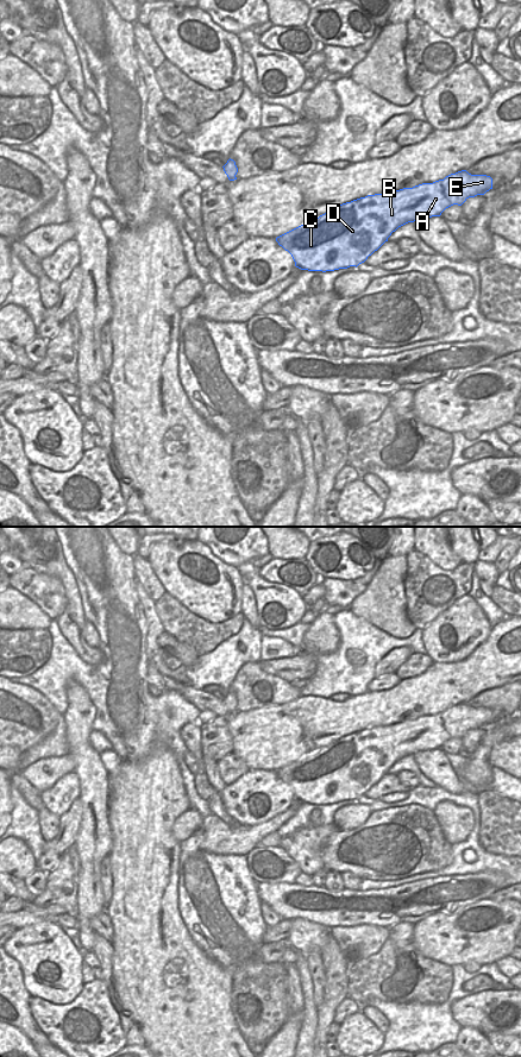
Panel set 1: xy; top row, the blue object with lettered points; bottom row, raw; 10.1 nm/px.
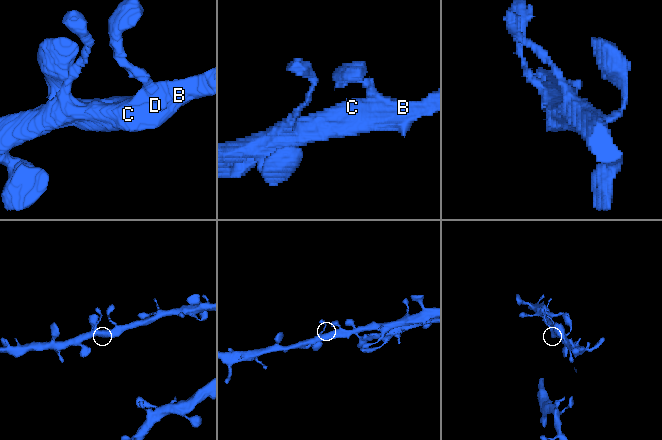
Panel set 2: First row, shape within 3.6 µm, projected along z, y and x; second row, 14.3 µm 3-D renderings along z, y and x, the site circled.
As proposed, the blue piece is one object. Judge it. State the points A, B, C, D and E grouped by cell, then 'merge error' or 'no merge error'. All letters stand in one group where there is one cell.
groups A B C D E; no merge error

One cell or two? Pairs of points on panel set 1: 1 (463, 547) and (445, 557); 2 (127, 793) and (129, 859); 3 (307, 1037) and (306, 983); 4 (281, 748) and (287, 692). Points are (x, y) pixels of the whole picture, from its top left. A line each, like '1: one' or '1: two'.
1: two
2: one
3: one
4: two

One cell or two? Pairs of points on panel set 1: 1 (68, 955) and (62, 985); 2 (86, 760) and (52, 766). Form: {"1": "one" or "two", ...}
{"1": "one", "2": "two"}

